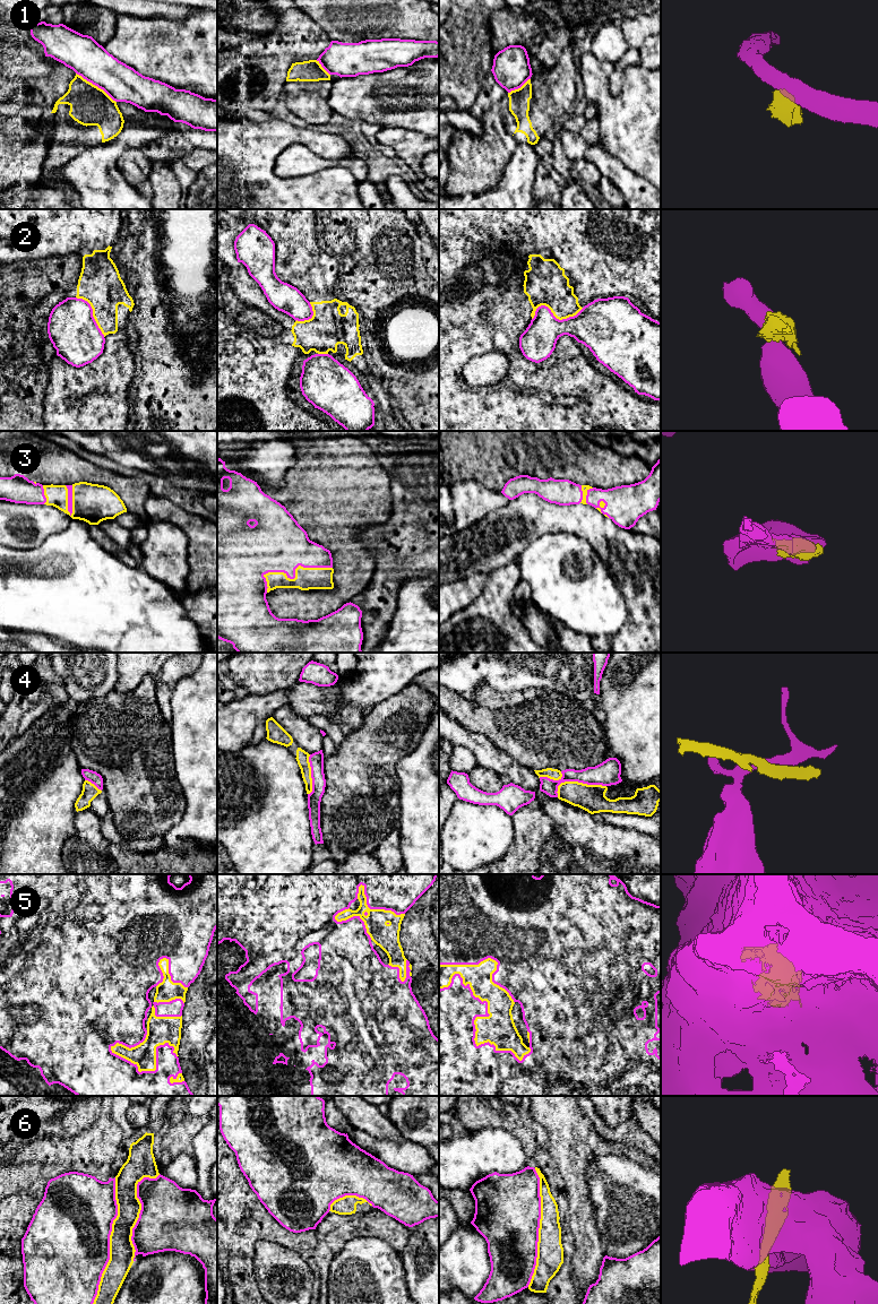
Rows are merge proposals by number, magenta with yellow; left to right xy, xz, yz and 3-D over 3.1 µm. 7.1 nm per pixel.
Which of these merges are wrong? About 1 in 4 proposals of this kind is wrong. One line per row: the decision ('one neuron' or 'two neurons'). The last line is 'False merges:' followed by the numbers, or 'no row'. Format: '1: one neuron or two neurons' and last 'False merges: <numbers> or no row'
1: two neurons
2: two neurons
3: one neuron
4: two neurons
5: one neuron
6: two neurons
False merges: 1, 2, 4, 6

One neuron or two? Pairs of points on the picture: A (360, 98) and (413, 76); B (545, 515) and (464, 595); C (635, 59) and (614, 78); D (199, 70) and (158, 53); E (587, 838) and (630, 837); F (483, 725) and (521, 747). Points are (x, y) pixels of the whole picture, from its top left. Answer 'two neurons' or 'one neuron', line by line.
A: one neuron
B: two neurons
C: one neuron
D: one neuron
E: one neuron
F: one neuron

